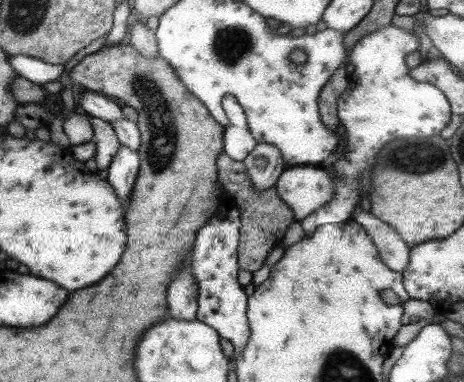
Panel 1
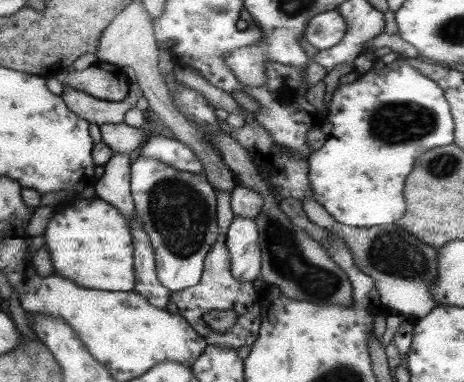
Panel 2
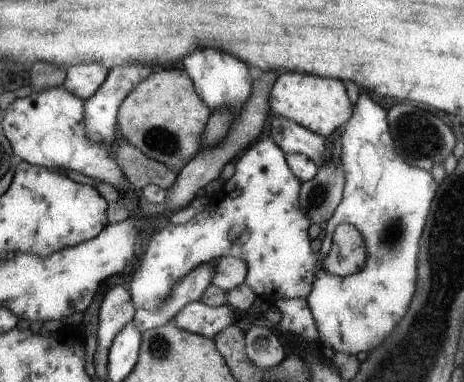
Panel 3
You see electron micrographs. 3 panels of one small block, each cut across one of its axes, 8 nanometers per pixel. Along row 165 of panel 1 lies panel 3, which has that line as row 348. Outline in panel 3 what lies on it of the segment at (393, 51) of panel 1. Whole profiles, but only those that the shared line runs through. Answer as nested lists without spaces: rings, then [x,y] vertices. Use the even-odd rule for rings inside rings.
[[[359,94],[357,104],[353,106],[353,116],[343,126],[343,152],[341,152],[341,168],[345,178],[343,198],[339,206],[335,208],[331,220],[325,224],[325,238],[323,248],[319,248],[319,264],[329,256],[333,246],[333,232],[339,224],[349,224],[365,246],[365,264],[357,274],[351,276],[333,276],[323,266],[315,274],[315,280],[311,284],[311,290],[307,294],[309,310],[315,318],[319,336],[323,346],[333,348],[333,352],[343,352],[357,356],[359,352],[371,352],[377,348],[387,332],[393,330],[393,326],[401,320],[413,292],[415,292],[415,274],[417,274],[417,246],[431,210],[431,200],[435,196],[437,184],[433,180],[433,174],[427,174],[419,168],[407,166],[399,156],[395,154],[395,144],[391,144],[391,132],[387,124],[387,114],[375,106],[367,94]]]

